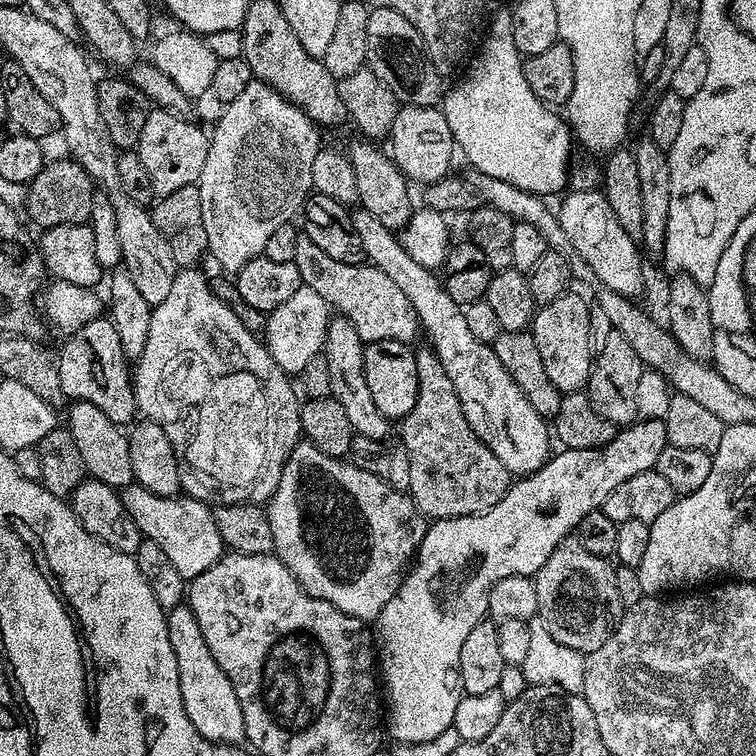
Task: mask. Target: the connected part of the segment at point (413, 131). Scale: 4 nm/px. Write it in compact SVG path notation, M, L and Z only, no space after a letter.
M405 104L400 107L394 118L394 126L390 133L390 155L402 175L408 177L413 185L423 186L438 182L443 176L449 175L452 168L452 152L454 141L441 109L433 106L414 106Z

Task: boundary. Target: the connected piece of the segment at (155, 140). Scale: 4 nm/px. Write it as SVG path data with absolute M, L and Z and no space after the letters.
M163 110L149 111L146 126L142 126L142 138L138 151L146 171L150 173L150 186L153 197L174 194L174 190L182 190L182 186L196 184L202 174L202 166L206 166L206 154L210 139L207 131L203 132L199 123L183 116L175 116Z

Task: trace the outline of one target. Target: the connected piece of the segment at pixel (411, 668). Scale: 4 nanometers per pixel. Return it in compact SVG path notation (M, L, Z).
M644 418L621 427L615 438L601 448L578 450L561 447L560 453L549 455L548 461L537 472L509 483L504 497L490 510L477 516L455 516L429 523L416 549L414 563L394 598L382 606L382 614L374 622L378 672L386 689L387 711L388 708L392 711L392 717L386 720L386 732L391 739L393 736L396 744L430 742L430 738L438 738L442 730L452 727L454 710L458 710L458 702L465 696L458 670L458 654L462 654L462 645L466 643L470 630L488 616L490 586L498 582L498 578L535 577L546 558L554 554L554 546L573 535L578 522L582 522L586 514L603 509L606 497L620 483L626 482L626 478L653 471L658 454L662 454L666 447L669 447L669 442L664 421Z

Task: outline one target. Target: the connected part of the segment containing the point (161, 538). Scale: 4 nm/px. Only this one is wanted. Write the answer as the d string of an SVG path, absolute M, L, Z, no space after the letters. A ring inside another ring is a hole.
M135 482L126 485L120 492L126 514L130 514L130 518L138 526L141 537L158 542L158 546L162 546L162 550L170 554L170 562L174 562L178 574L182 574L185 581L190 581L202 574L202 570L210 570L210 566L218 562L226 549L222 534L218 534L215 511L192 496L183 496L150 494L146 486Z

